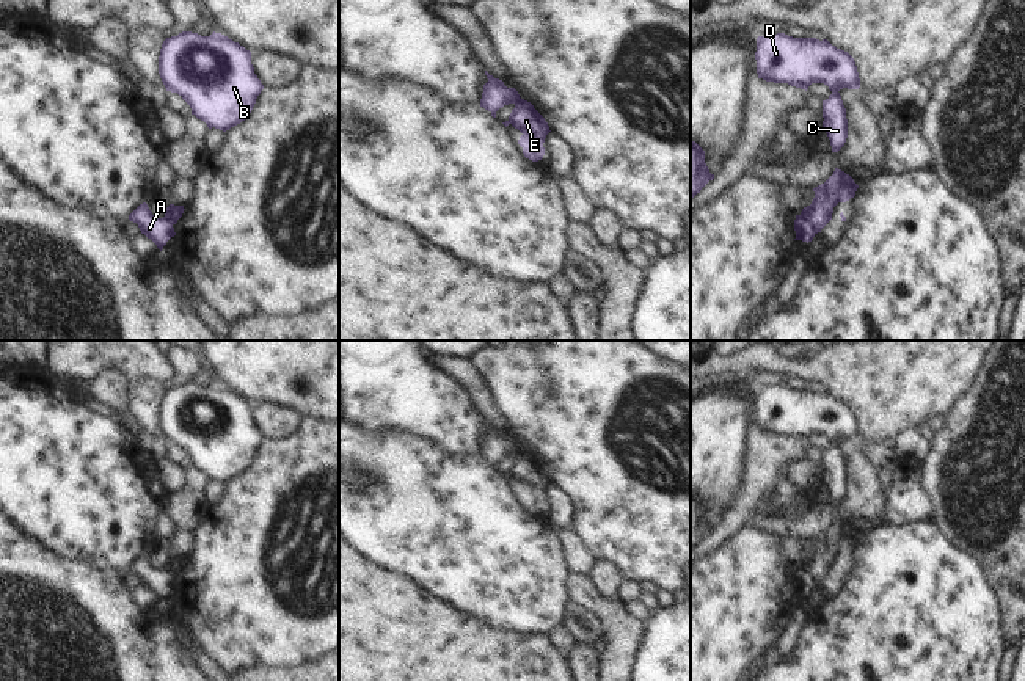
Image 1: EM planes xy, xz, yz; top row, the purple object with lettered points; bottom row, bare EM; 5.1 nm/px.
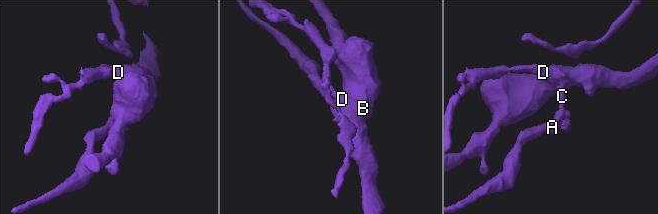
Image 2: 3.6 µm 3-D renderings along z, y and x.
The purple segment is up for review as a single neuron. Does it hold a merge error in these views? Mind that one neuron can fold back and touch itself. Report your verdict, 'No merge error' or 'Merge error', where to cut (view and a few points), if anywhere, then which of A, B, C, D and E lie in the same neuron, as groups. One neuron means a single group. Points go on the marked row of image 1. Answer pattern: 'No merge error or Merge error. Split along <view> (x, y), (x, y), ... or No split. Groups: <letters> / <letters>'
Merge error. Split along yz (845, 173), (838, 195), (831, 201). Groups: A B C D / E.

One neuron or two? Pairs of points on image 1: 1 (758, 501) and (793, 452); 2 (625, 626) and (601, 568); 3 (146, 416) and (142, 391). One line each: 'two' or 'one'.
1: one
2: two
3: one

